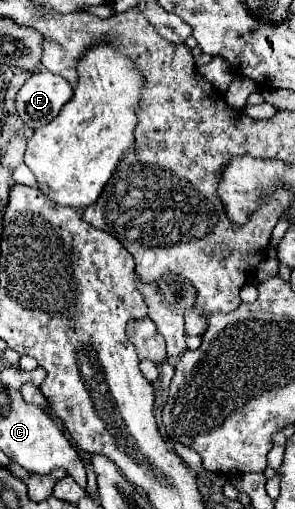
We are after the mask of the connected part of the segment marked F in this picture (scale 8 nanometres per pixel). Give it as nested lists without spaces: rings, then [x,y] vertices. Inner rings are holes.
[[[43,71],[43,73],[33,73],[25,85],[19,89],[17,93],[17,113],[21,117],[21,121],[31,127],[31,129],[39,129],[43,125],[47,125],[49,121],[53,121],[61,107],[73,97],[73,87],[59,75],[53,75],[49,71]]]

